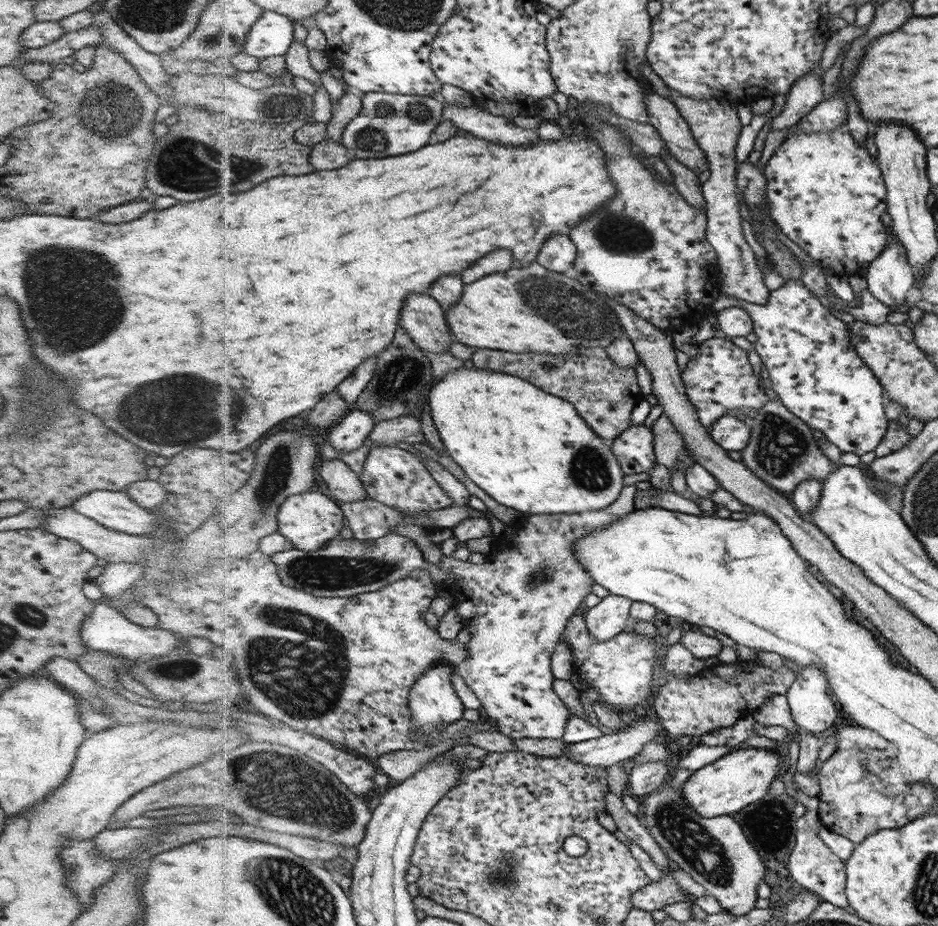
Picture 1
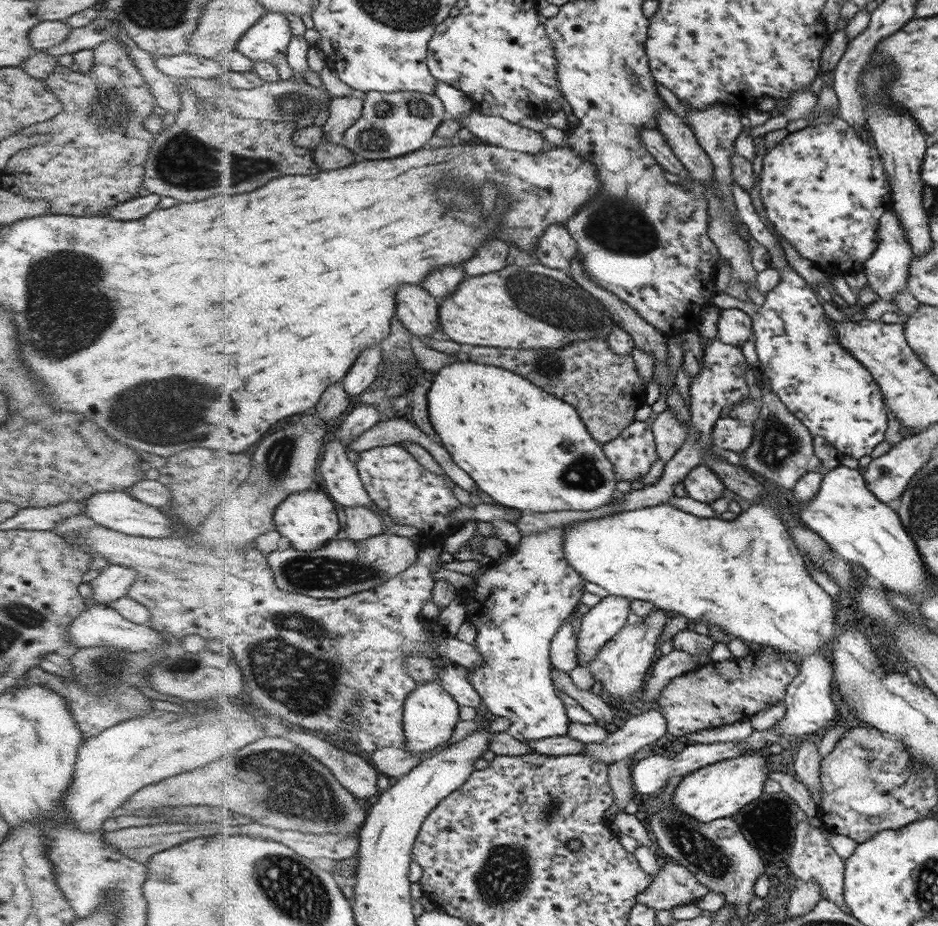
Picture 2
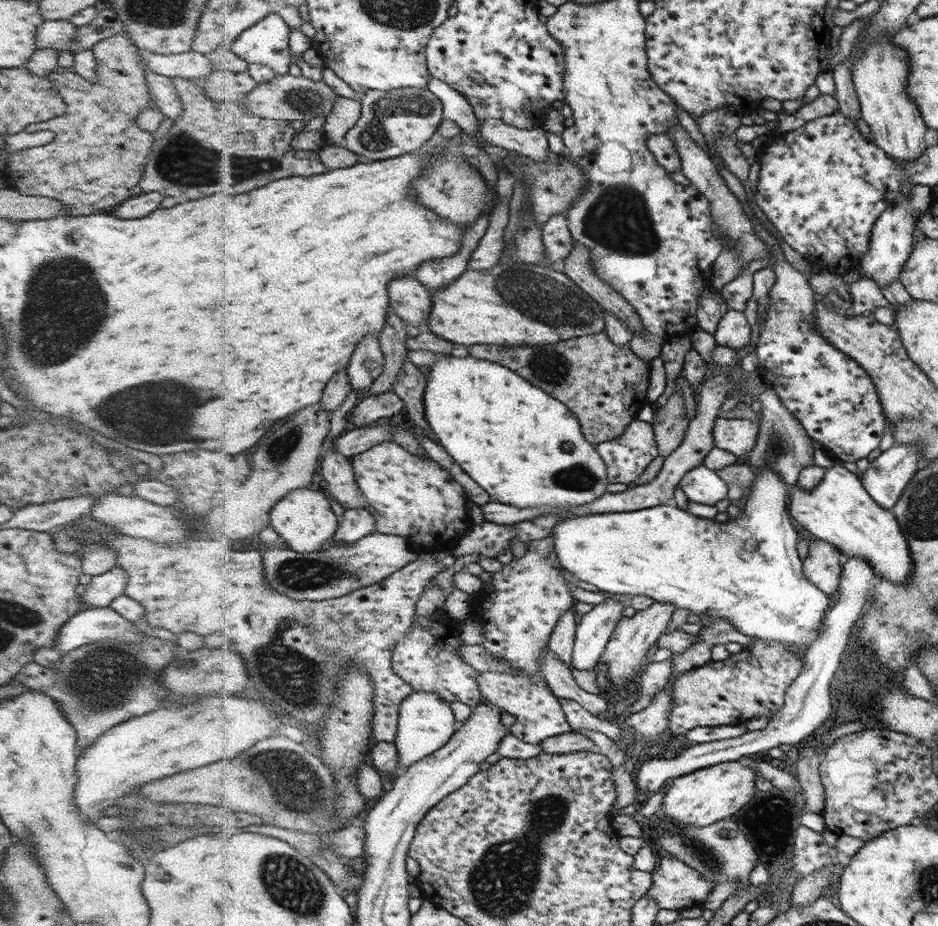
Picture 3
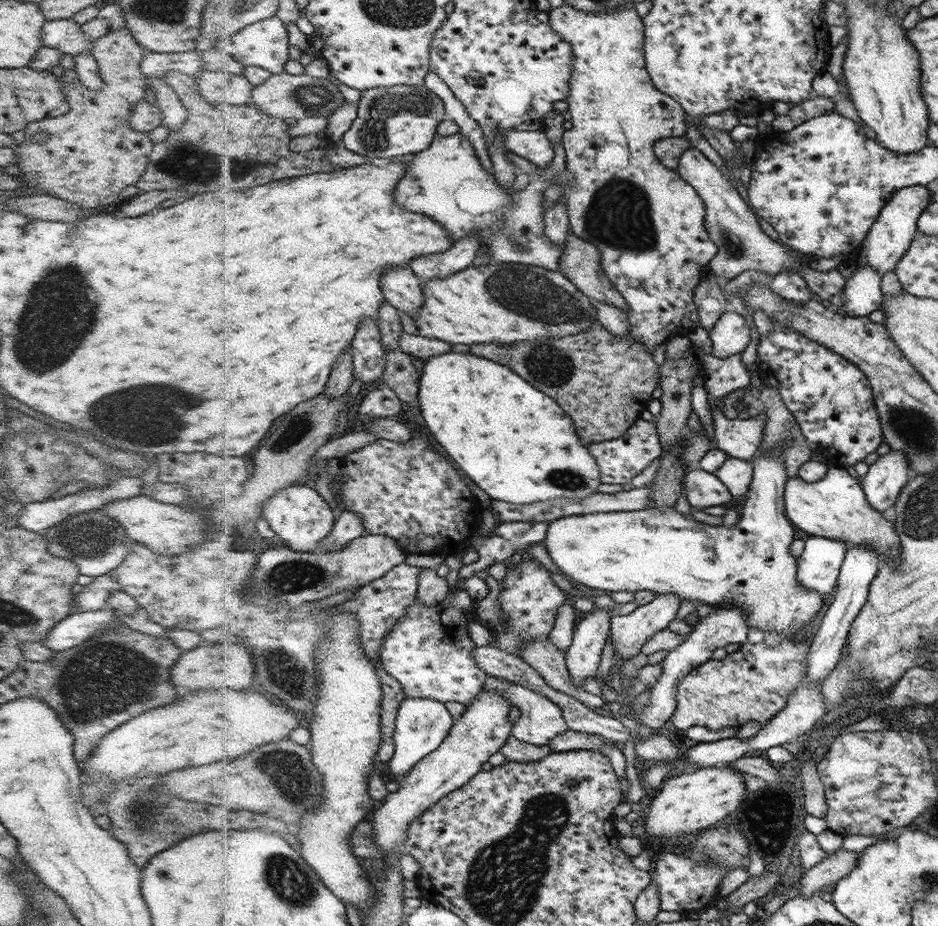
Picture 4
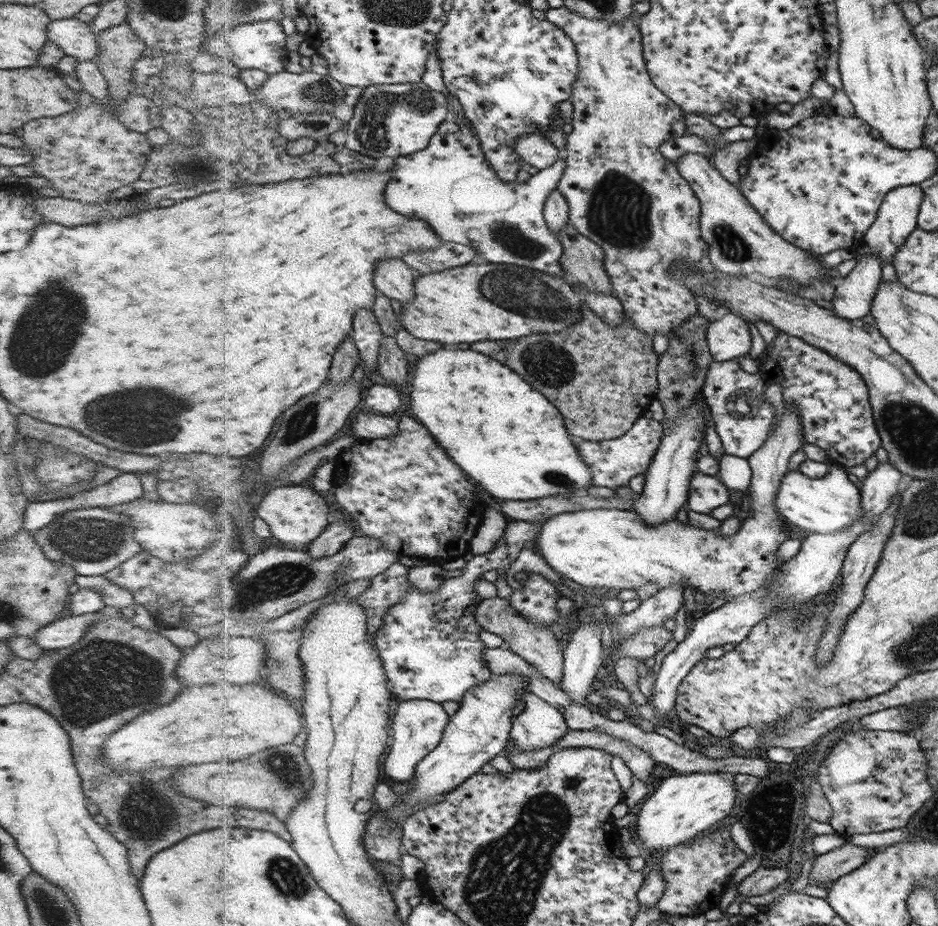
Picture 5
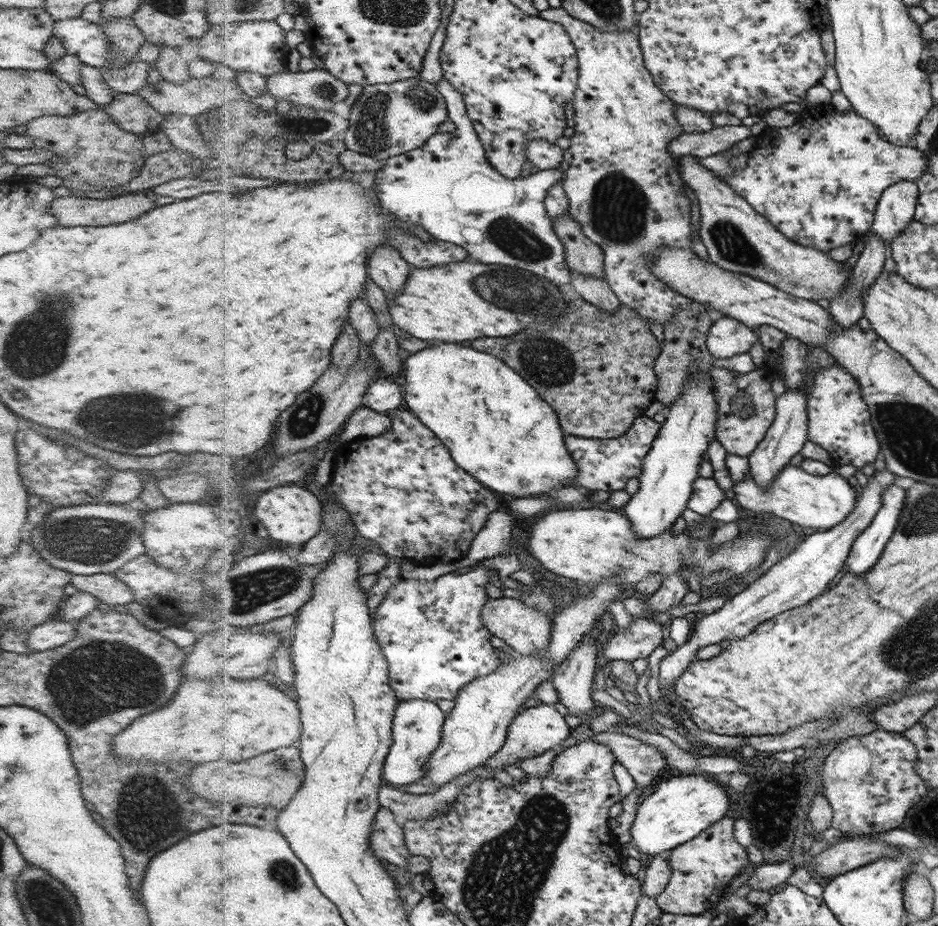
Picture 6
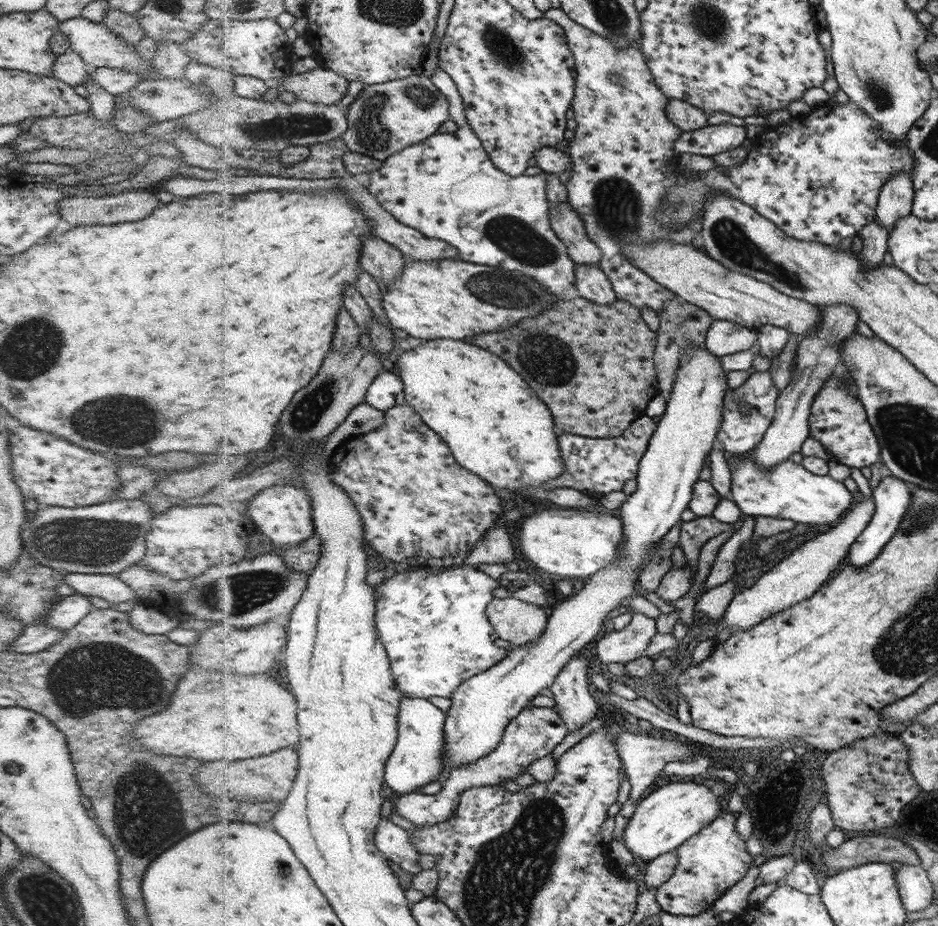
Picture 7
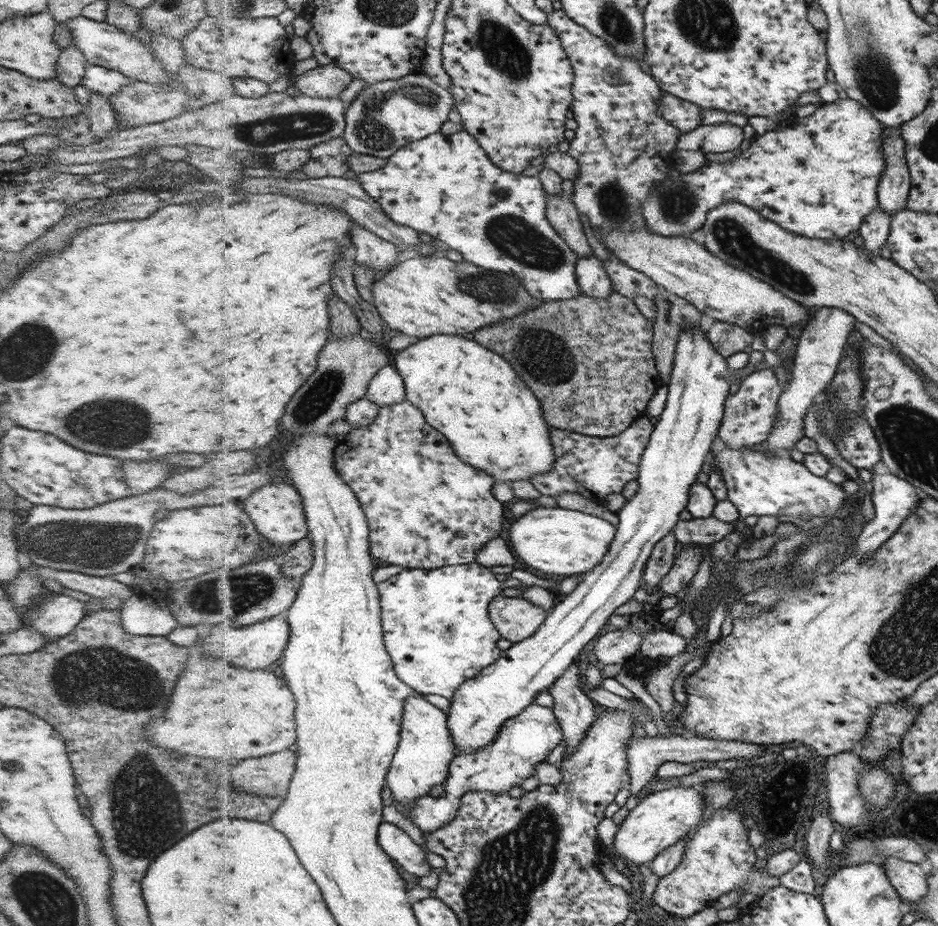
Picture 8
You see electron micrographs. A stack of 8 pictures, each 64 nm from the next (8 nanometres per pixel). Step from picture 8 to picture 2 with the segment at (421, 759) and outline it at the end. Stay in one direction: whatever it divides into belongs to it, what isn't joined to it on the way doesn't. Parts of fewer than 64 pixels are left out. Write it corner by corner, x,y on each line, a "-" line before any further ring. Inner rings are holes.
430,681
420,685
407,700
406,717
404,726
408,735
407,746
404,750
408,752
426,752
434,750
452,740
456,724
462,720
460,716
461,704
459,700
443,685
442,681

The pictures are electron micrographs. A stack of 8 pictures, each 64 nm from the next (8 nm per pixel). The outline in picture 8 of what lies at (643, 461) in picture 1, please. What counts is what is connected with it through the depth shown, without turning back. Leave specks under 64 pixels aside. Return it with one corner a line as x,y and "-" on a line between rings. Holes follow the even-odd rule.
644,417
636,419
620,435
604,438
552,427
552,444
557,458
555,466
553,470
545,474
537,474
528,481
546,496
555,498
560,492
576,492
590,500
604,503
607,494
621,493
626,482
638,480
643,452
654,430
655,426
652,426
652,422

